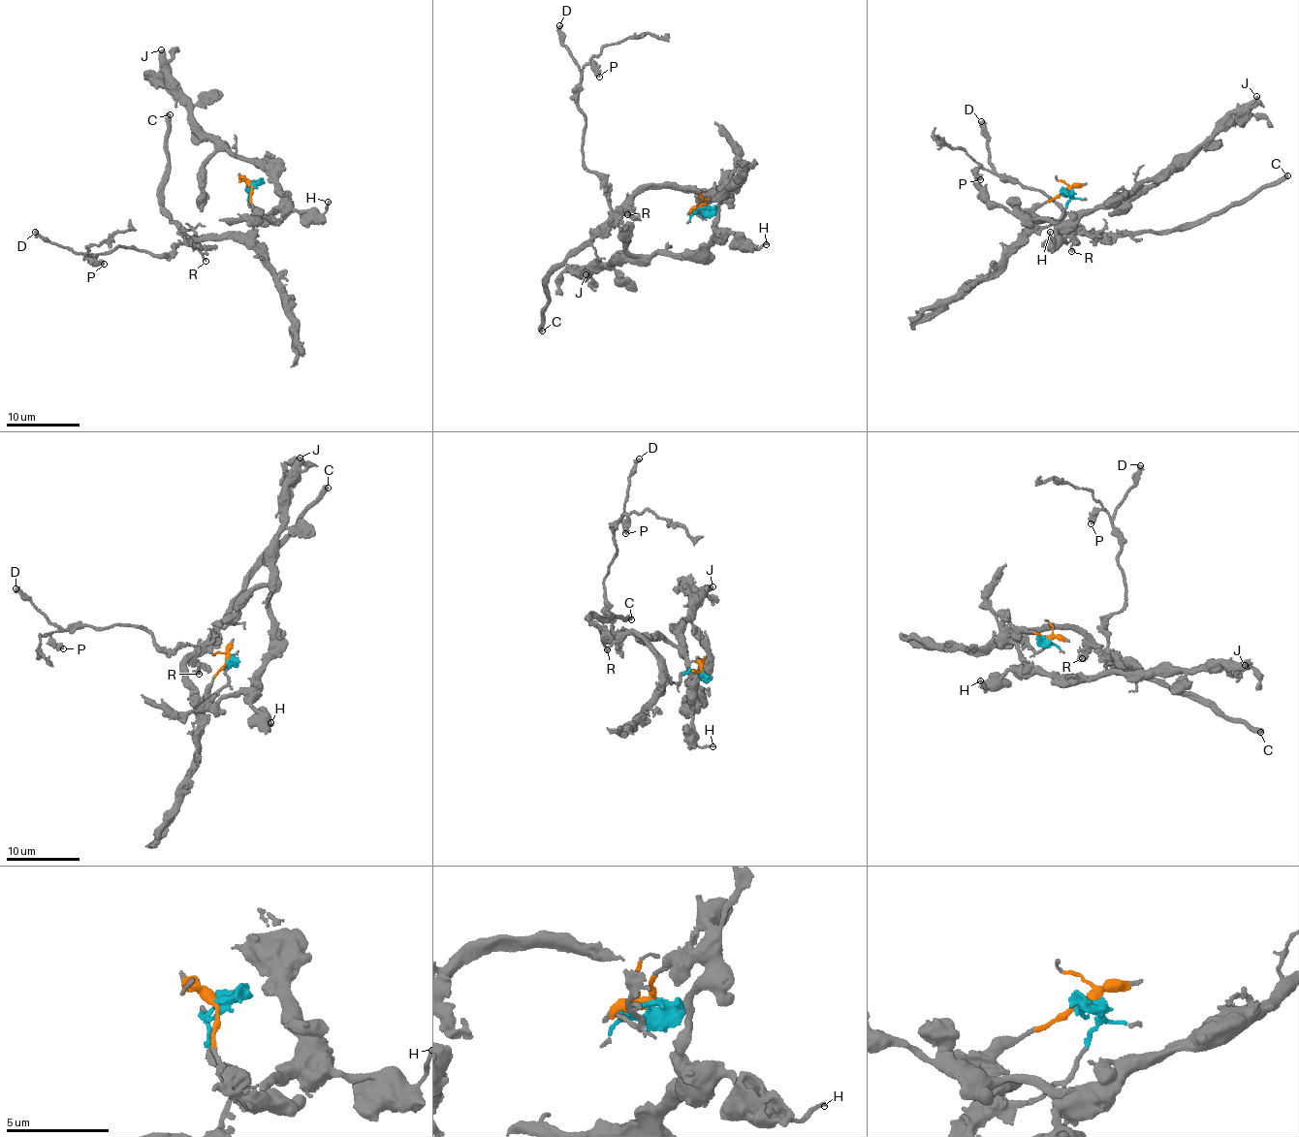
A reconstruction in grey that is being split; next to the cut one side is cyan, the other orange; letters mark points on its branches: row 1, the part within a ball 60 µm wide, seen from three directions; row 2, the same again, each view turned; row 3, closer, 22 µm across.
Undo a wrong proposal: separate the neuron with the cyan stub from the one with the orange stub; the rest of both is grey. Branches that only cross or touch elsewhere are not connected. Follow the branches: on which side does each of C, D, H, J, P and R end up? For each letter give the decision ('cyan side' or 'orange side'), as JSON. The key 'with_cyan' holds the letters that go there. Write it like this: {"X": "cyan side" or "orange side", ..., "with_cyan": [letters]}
{"C": "cyan side", "D": "cyan side", "H": "orange side", "J": "orange side", "P": "cyan side", "R": "cyan side", "with_cyan": ["C", "D", "P", "R"]}

